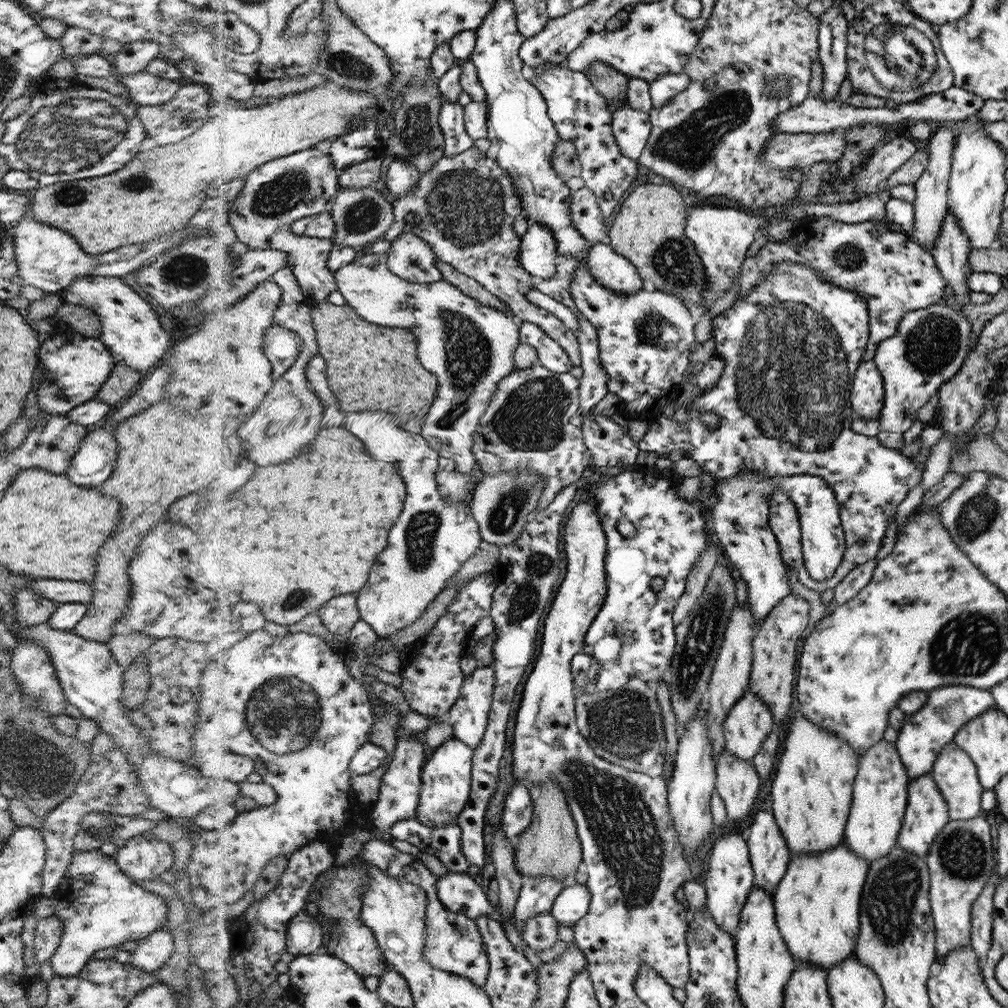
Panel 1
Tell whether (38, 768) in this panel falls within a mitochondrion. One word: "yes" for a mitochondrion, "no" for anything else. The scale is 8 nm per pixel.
yes

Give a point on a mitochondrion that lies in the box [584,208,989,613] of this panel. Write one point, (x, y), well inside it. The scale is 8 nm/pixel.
(791, 383)

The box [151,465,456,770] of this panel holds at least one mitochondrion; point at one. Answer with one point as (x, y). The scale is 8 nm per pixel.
(284, 712)

